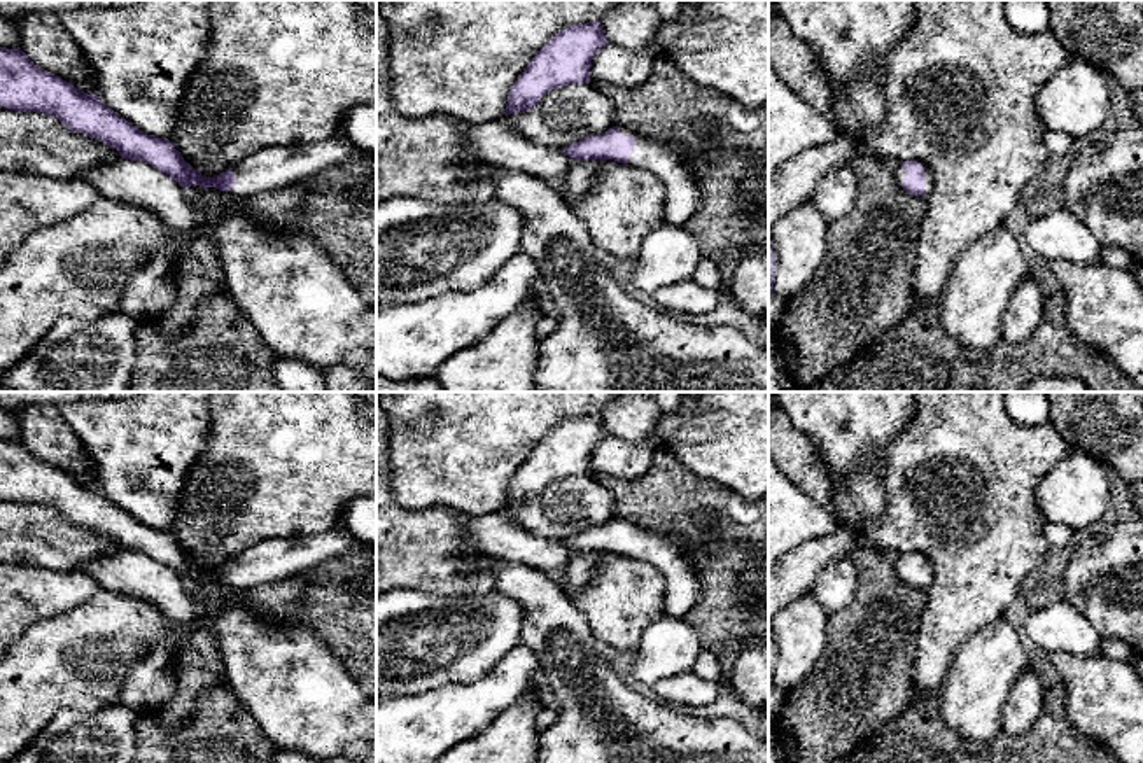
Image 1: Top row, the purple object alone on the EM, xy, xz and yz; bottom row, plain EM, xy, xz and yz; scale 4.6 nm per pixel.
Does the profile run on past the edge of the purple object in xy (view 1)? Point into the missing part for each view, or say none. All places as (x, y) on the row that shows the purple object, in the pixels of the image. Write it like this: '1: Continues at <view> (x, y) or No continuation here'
1: Continues at xy (272, 168)

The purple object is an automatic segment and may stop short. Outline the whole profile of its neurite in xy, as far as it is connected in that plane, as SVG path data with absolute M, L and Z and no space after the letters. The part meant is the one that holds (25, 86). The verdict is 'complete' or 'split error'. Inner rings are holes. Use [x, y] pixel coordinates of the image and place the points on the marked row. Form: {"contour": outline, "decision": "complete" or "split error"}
{"contour": "M0 47L0 107L53 116L70 131L98 138L123 159L144 161L182 187L215 187L240 200L310 178L352 156L375 154L348 136L333 136L261 149L221 175L205 177L184 161L168 138L144 133L109 108L98 94L88 94L40 68L21 49Z", "decision": "split error"}

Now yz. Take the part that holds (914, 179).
{"contour": "M921 161L894 163L894 178L907 192L926 198L933 189L933 172Z", "decision": "split error"}

